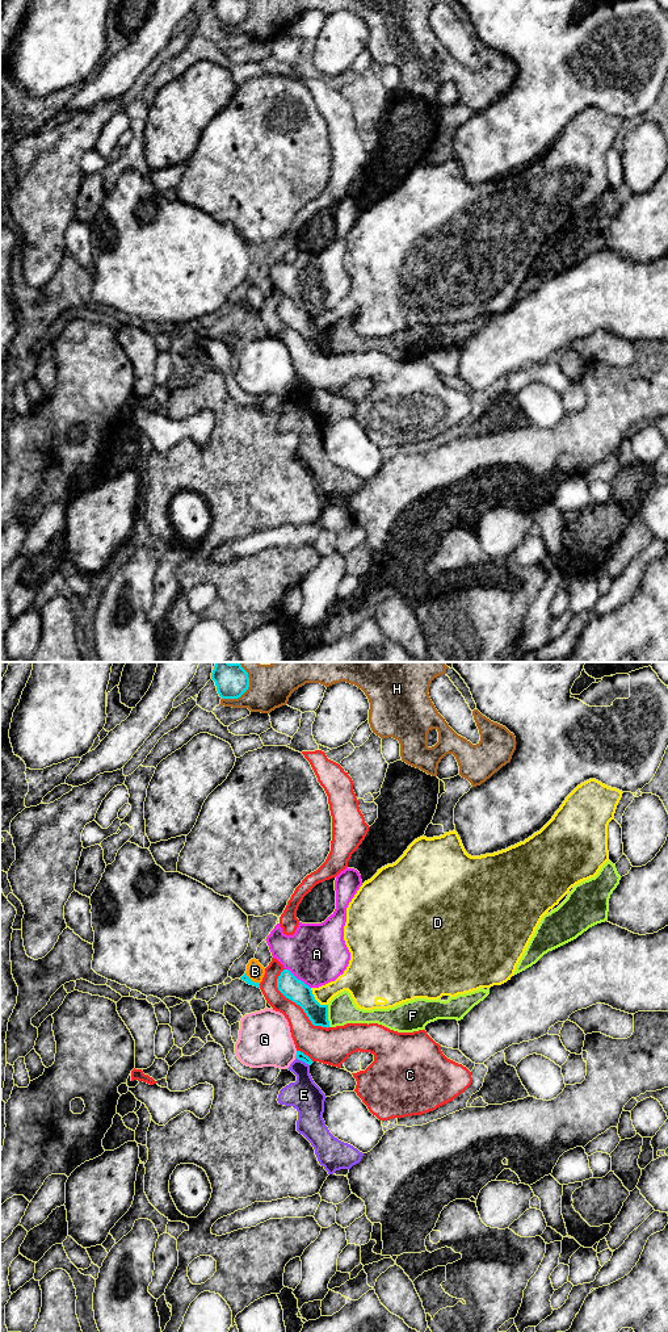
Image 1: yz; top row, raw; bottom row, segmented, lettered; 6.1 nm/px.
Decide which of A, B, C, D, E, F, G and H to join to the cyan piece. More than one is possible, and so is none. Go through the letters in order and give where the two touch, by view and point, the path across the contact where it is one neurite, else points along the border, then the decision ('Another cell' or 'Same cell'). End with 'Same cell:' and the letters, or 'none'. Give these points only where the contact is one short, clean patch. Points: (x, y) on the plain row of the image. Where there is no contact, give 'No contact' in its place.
A: Touches cyan at yz (297, 306). Another cell
B: Touches cyan at yz (251, 308). Another cell
C: Touches cyan at yz (295, 330). Another cell
D: Touches cyan at yz (315, 327). Another cell
E: Touches cyan at yz (302, 388). Boundary: yz (295, 385), (309, 393). Another cell
F: Touches cyan at yz (327, 343). Boundary: yz (327, 332), (330, 354). Another cell
G: Touches cyan at yz (295, 382). Another cell
H: Touches cyan at yz (242, 21). Another cell
Same cell: none

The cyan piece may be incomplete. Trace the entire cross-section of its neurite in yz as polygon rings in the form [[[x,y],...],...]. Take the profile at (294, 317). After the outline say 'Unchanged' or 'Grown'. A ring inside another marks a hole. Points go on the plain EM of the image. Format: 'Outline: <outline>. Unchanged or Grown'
Outline: [[[283,297],[277,306],[278,318],[299,332],[314,353],[329,355],[328,332],[320,332],[308,313],[298,307],[289,297]]]. Unchanged

